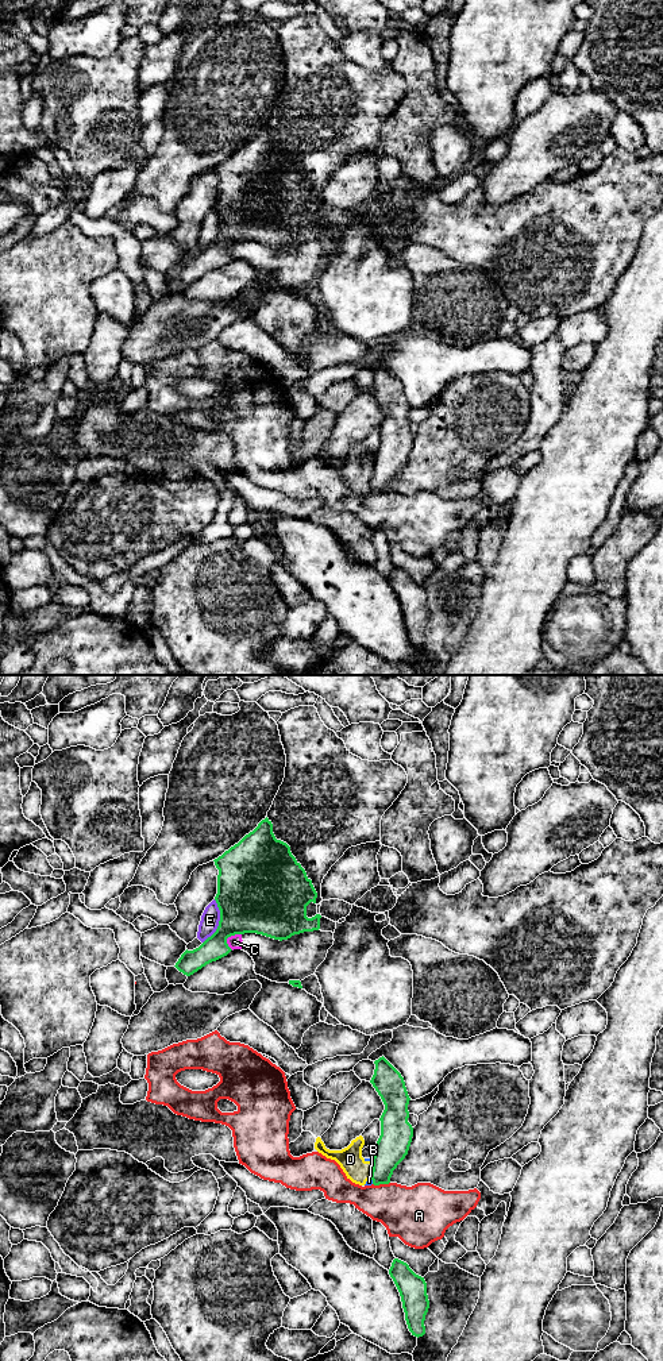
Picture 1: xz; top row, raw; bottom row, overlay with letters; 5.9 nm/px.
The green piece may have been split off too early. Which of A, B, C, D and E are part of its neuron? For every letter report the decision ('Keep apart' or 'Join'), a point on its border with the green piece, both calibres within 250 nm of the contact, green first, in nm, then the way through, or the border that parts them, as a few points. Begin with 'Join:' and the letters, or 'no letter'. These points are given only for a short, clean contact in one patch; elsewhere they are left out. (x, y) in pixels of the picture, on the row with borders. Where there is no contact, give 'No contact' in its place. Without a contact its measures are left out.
Join: no letter
A: Keep apart. Touches green at xz (381, 1183). Thickness 190 nm (green) against 320 nm. Boundary: xz (389, 1182), (373, 1184)
B: Keep apart. Touches green at xz (373, 1182). Thickness 190 nm (green) against 40 nm. Boundary: xz (370, 1179), (373, 1183)
C: Keep apart. Touches green at xz (228, 936). Thickness 380 nm (green) against 80 nm
D: Keep apart. Touches green at xz (373, 1169). Thickness 190 nm (green) against 150 nm. Boundary: xz (373, 1161), (370, 1178)
E: Keep apart. Touches green at xz (219, 921). Thickness 440 nm (green) against 110 nm

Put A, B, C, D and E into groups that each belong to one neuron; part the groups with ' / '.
A / B D / C / E

